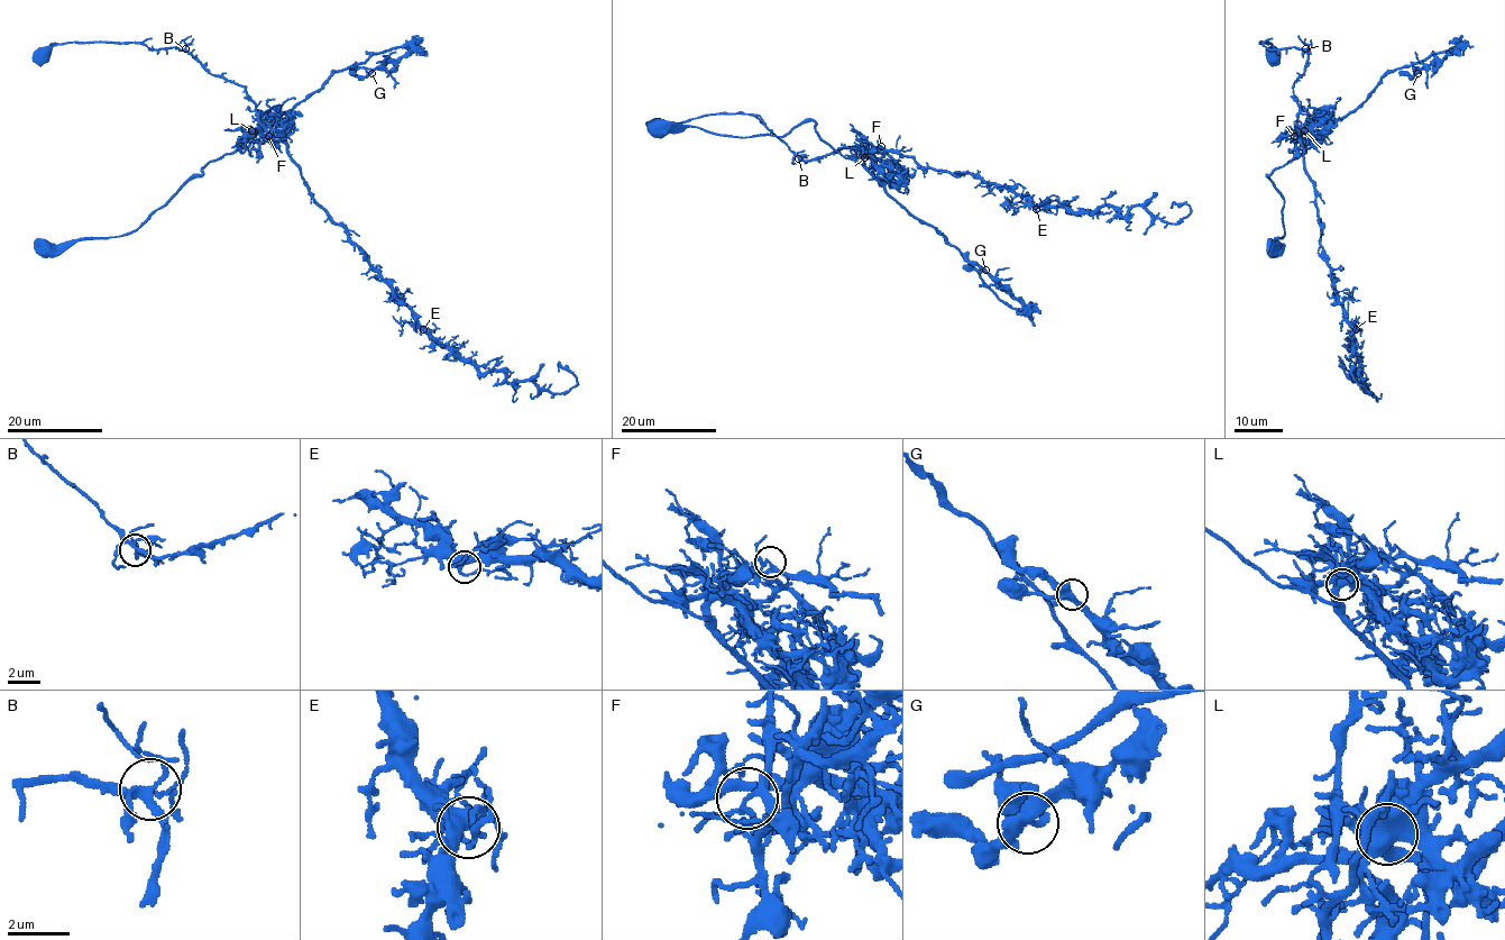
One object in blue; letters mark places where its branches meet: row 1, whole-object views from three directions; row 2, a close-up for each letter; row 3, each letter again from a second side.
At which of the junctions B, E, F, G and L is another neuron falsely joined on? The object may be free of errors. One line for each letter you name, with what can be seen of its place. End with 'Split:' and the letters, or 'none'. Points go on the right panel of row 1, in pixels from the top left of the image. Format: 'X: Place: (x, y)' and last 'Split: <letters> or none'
F: Place: (1294, 136)
Split: F

